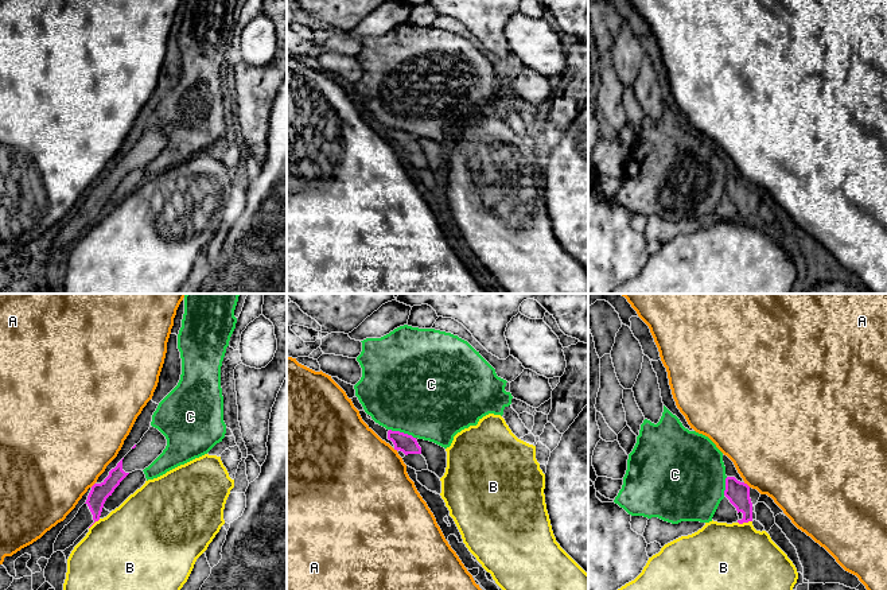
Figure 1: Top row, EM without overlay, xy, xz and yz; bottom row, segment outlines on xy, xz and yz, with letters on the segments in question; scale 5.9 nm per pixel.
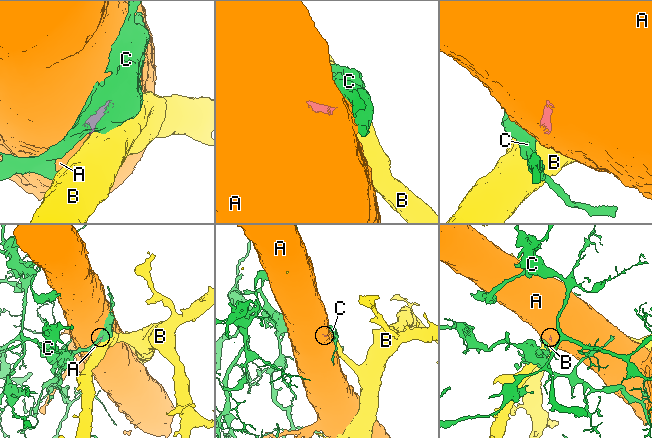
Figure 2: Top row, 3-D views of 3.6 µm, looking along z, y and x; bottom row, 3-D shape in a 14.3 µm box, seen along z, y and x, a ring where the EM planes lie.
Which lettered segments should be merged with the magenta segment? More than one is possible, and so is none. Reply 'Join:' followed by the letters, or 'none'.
Join: none

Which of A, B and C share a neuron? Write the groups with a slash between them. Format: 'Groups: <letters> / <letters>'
Groups: A / B / C

